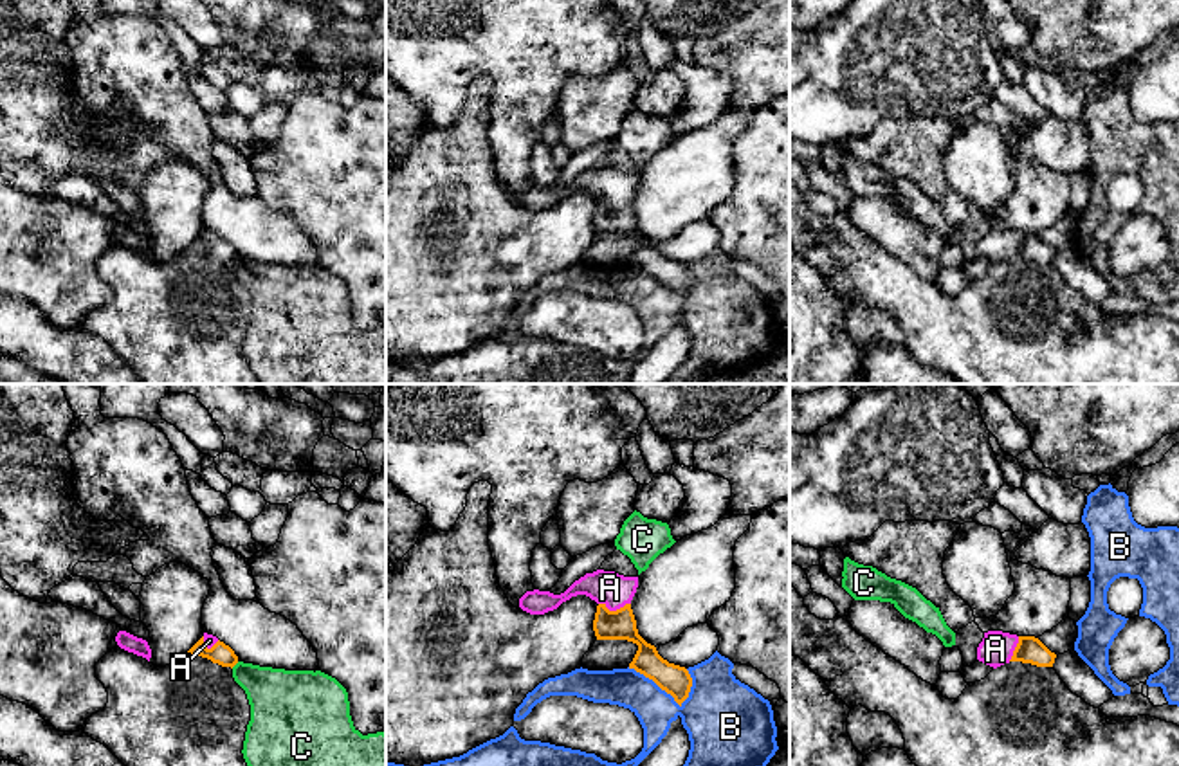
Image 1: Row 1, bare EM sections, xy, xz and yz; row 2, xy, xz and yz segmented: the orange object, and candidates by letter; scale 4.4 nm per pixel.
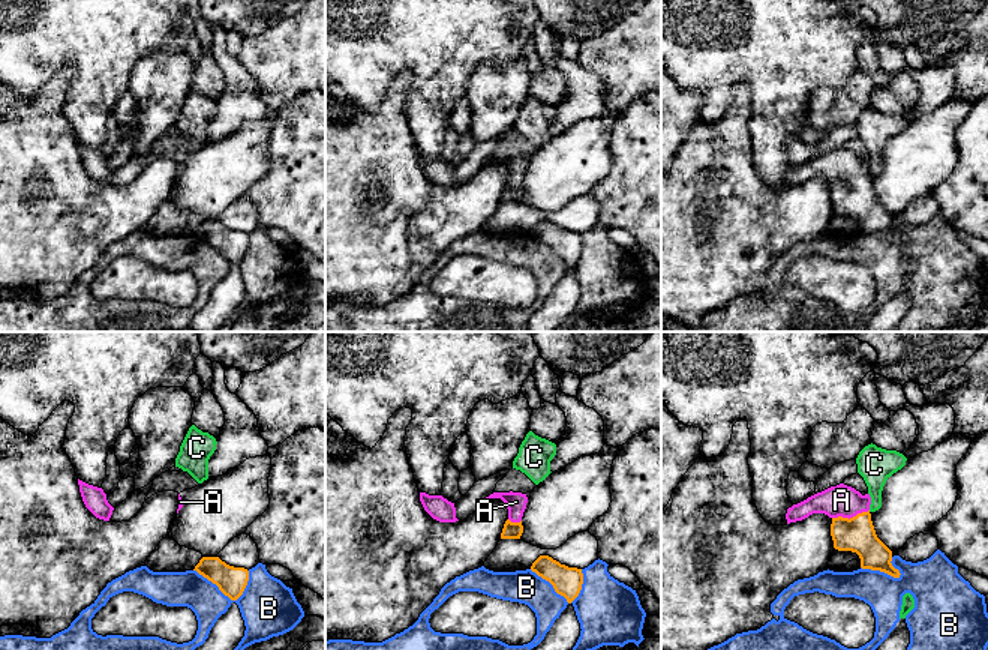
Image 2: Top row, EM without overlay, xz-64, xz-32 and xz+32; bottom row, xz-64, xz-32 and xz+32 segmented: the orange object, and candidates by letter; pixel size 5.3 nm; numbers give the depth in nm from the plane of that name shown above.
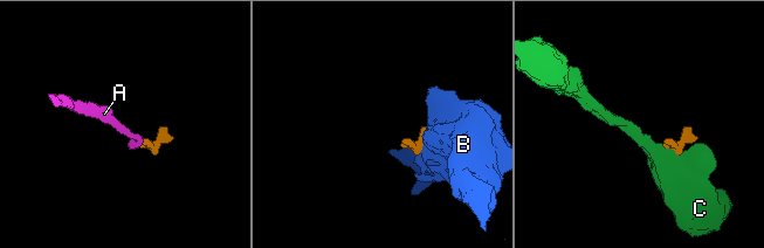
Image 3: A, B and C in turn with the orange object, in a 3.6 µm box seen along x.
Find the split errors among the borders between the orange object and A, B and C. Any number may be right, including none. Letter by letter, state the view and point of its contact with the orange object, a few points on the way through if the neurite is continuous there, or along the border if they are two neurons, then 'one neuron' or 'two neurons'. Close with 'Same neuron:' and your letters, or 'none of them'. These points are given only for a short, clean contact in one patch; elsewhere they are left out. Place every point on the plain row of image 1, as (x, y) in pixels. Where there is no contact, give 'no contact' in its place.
A: xz (613, 208) | across xz (621, 220), (613, 208), (613, 190), (610, 184) | one neuron
B: xz (658, 282) | two neurons
C: xy (235, 260) | along xy (238, 258), (231, 264) | two neurons
Same neuron: A

